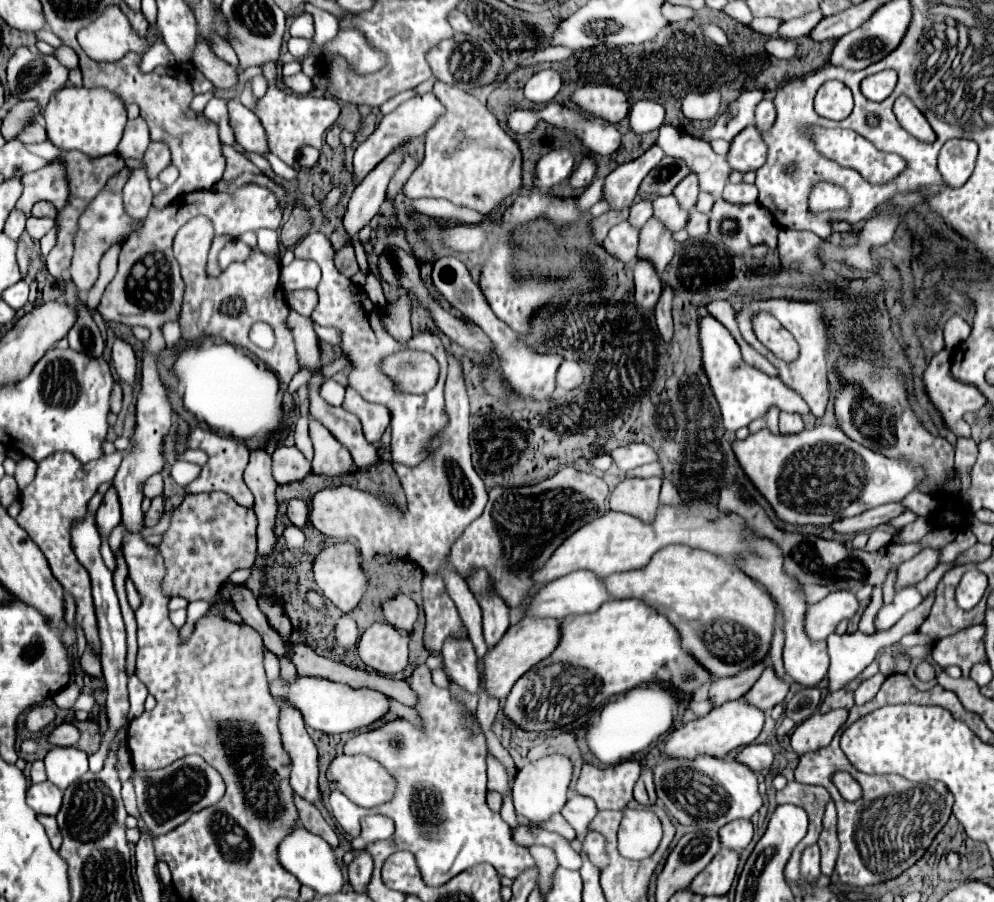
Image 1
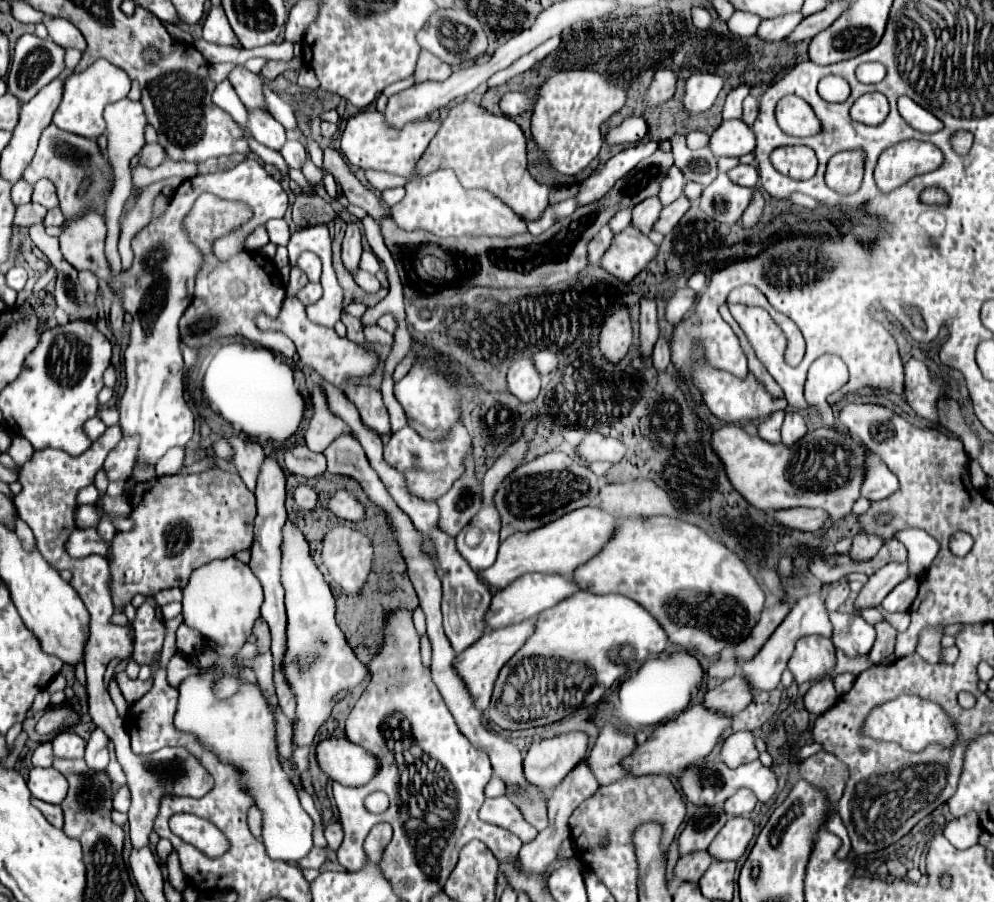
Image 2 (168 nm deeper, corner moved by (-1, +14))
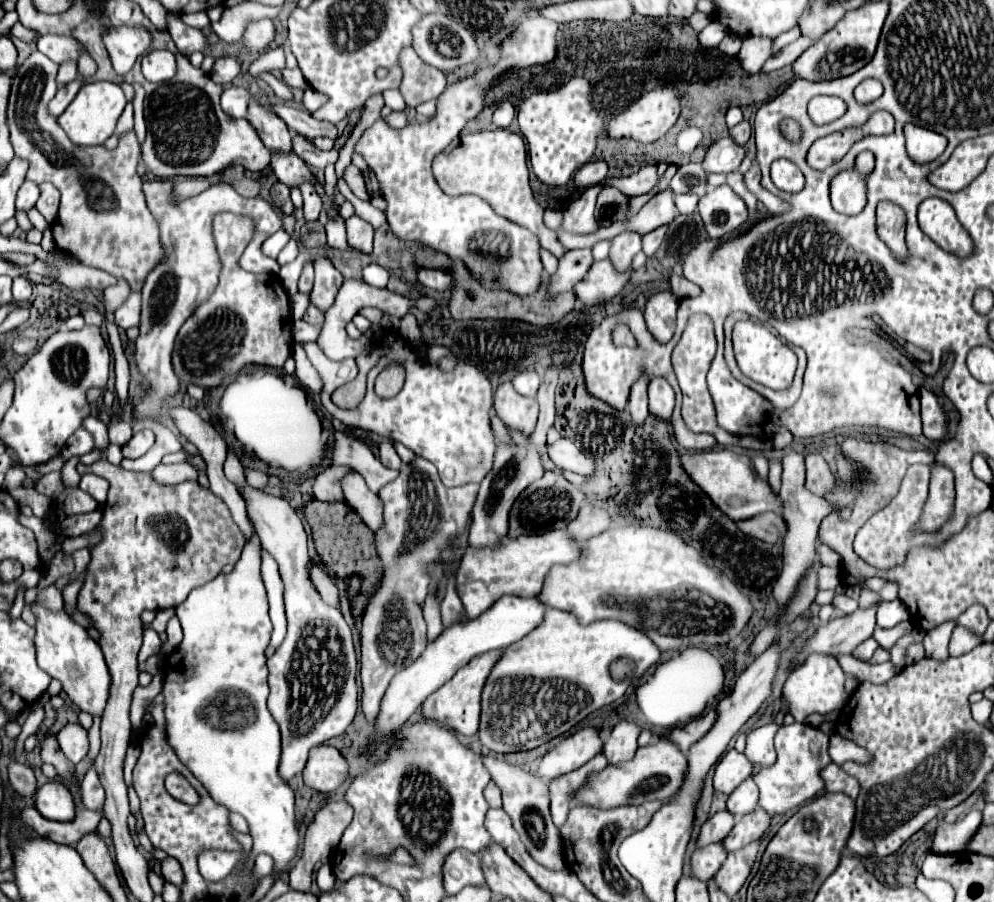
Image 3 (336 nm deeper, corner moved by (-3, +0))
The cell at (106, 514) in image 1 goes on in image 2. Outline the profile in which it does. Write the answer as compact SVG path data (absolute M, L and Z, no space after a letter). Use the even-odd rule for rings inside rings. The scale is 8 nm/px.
M121 438L121 442L107 454L105 470L109 480L129 478L137 458L137 438Z

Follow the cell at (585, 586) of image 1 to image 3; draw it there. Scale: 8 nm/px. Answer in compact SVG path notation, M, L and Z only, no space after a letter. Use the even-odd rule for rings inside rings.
M503 596L499 598L487 612L483 612L479 618L469 620L467 624L457 624L455 628L443 630L443 634L431 642L425 652L415 660L411 666L403 668L389 684L383 702L379 720L375 724L375 736L387 736L391 738L391 732L395 728L401 728L415 710L425 702L429 694L433 694L437 688L441 688L463 664L467 664L471 658L497 650L507 648L515 642L519 642L523 636L527 636L533 628L537 628L543 622L547 606L539 598L523 598L523 596Z

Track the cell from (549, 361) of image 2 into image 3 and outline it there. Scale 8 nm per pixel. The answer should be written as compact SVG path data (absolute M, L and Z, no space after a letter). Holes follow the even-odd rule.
M521 372L521 374L517 374L517 376L513 378L515 390L517 390L519 394L531 396L531 398L537 394L541 382L543 382L543 378L541 378L537 372Z

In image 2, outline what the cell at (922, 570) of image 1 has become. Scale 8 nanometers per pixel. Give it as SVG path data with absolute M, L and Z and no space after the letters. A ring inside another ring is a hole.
M887 564L881 570L877 570L873 576L869 576L869 580L863 584L859 596L855 598L855 610L861 612L865 608L879 608L883 598L905 578L909 576L907 564Z

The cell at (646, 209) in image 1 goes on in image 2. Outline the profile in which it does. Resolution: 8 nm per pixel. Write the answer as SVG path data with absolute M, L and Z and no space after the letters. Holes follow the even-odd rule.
M621 210L621 212L617 212L617 214L609 220L609 228L613 228L613 232L619 234L625 226L629 226L629 222L631 222L631 210Z

